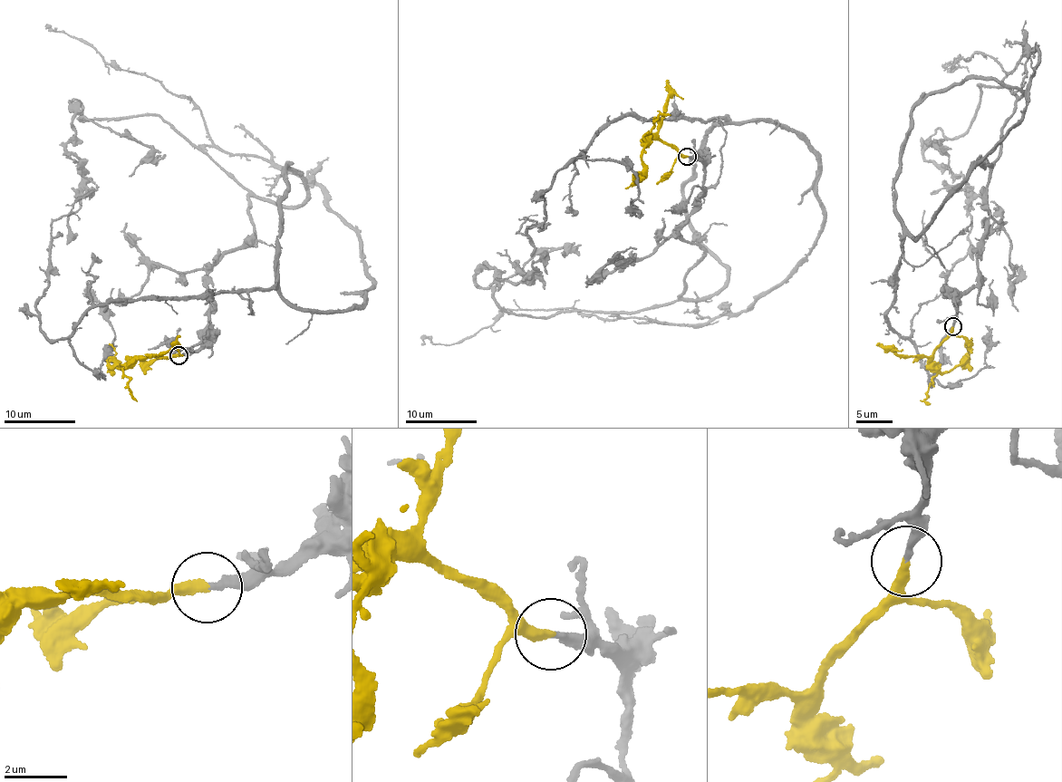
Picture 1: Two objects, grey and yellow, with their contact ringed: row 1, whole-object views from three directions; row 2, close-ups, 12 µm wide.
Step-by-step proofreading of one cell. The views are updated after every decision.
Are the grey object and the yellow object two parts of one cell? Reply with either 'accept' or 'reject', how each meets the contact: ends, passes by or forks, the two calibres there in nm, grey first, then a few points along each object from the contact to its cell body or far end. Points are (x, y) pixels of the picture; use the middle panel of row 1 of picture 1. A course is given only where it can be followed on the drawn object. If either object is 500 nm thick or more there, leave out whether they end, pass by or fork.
accept | grey ends | yellow ends | 190/320 nm | grey via (688, 156), (681, 295), (707, 299), (728, 265), (684, 186), (727, 120), (622, 114), (534, 226) | yellow via (688, 156), (653, 139), (646, 146), (642, 170), (636, 183), (625, 188)

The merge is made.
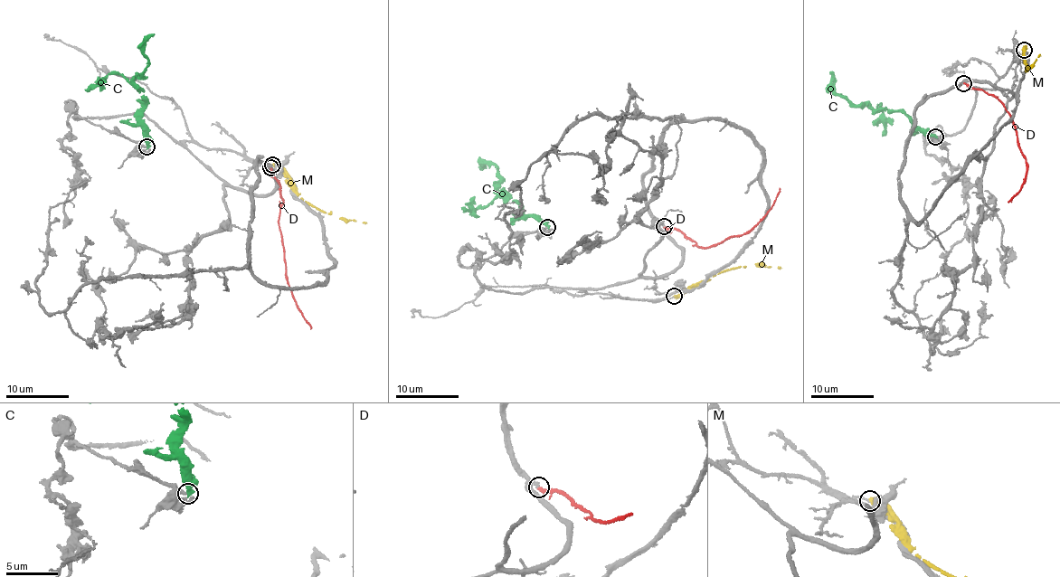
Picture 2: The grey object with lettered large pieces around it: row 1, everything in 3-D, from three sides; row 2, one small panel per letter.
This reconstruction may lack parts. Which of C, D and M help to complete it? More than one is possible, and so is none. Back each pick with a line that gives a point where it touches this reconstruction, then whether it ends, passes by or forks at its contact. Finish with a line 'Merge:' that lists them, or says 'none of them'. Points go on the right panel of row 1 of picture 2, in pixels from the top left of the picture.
D: contact (963, 83); it ends
Merge: D

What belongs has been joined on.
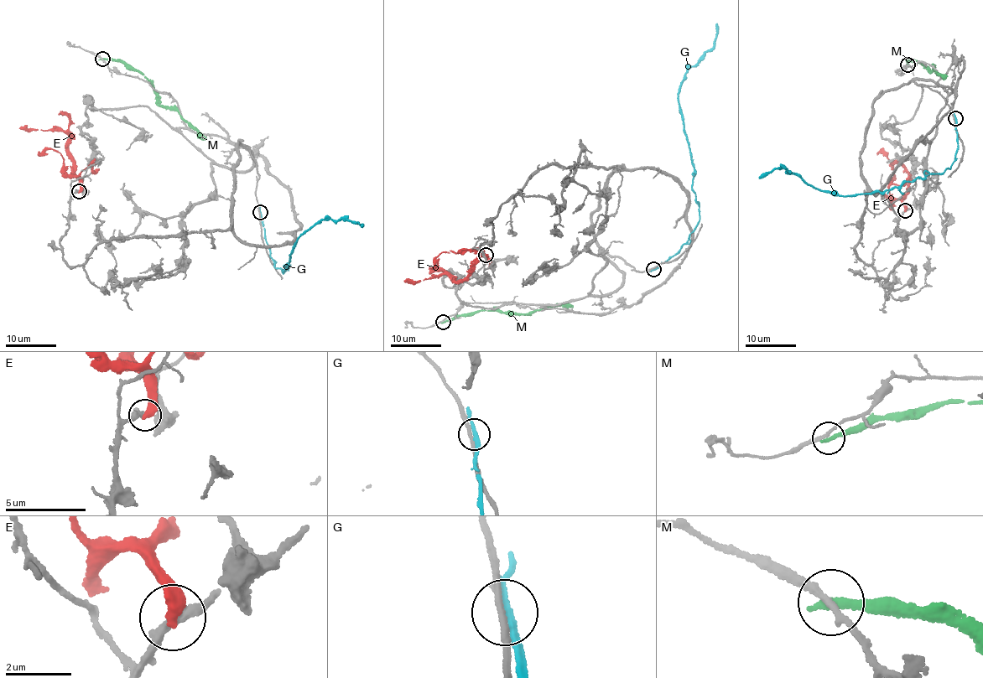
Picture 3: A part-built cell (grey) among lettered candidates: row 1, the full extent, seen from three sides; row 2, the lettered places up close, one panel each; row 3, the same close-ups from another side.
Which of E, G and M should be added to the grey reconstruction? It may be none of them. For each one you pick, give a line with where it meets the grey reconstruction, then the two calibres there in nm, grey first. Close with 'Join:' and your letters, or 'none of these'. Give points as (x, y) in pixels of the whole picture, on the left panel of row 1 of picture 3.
Join: none of these

